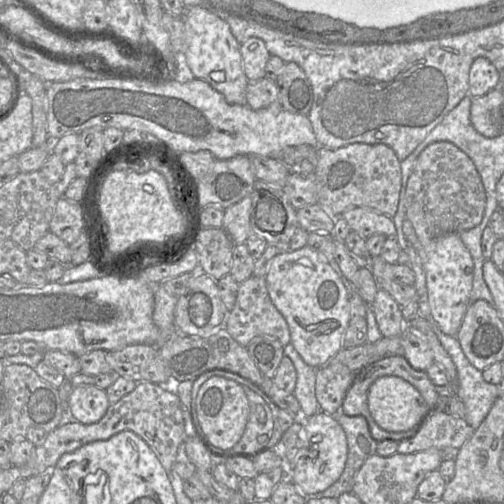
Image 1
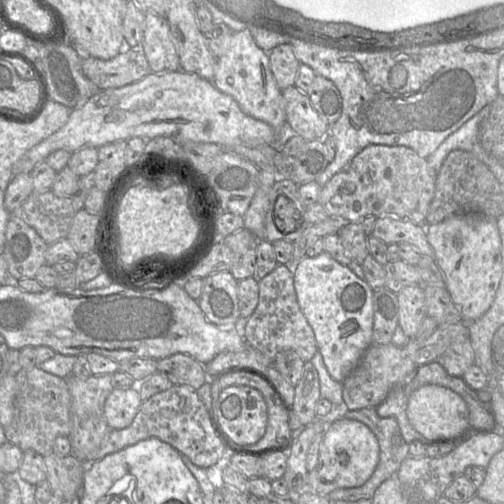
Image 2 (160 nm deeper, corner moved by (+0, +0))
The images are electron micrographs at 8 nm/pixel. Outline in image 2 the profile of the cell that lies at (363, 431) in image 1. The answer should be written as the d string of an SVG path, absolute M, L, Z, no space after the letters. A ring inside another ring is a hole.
M369 407L364 409L358 409L348 411L345 415L347 419L358 420L366 424L376 435L380 446L379 463L372 474L372 476L366 481L365 484L354 488L342 488L335 490L327 495L327 498L332 501L346 501L357 502L360 500L369 500L373 497L378 487L385 481L395 477L401 463L409 457L409 443L407 443L399 429L398 422L390 417L380 417L376 408Z

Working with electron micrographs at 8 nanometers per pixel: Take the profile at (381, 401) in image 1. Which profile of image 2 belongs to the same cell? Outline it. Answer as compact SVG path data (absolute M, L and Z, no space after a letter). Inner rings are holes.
M423 385L410 393L407 416L413 428L422 435L423 441L448 439L459 442L471 431L468 408L464 399L456 392L438 385Z

